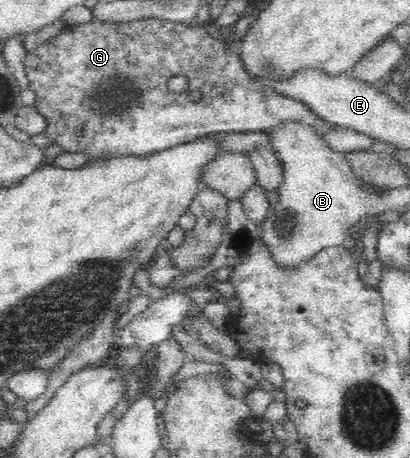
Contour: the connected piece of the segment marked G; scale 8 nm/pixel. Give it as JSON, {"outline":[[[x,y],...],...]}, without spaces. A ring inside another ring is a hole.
{"outline":[[[148,18],[133,22],[92,19],[87,24],[67,24],[60,34],[27,52],[24,65],[29,89],[36,93],[36,110],[48,123],[42,134],[66,152],[79,152],[98,160],[146,156],[202,135],[270,131],[289,123],[310,125],[322,136],[335,129],[302,101],[278,94],[262,81],[254,80],[246,73],[236,46],[213,38],[206,28],[192,28],[186,23]],[[176,75],[189,78],[189,88],[202,94],[200,100],[190,100],[188,92],[177,95],[168,91],[166,84]]]}

